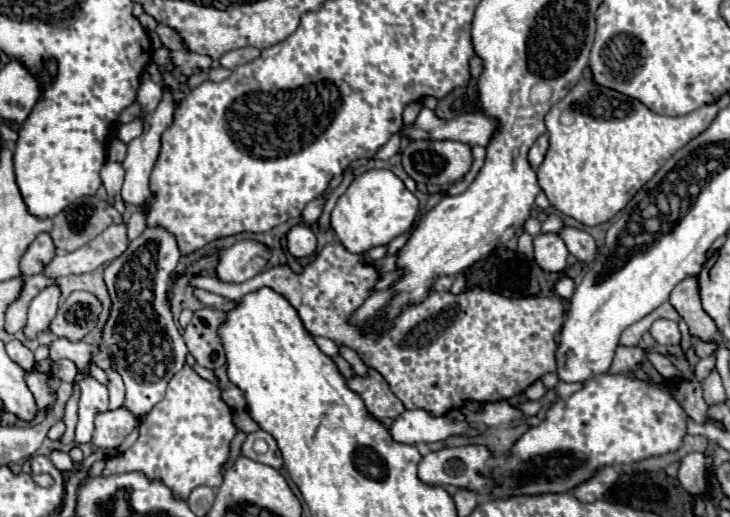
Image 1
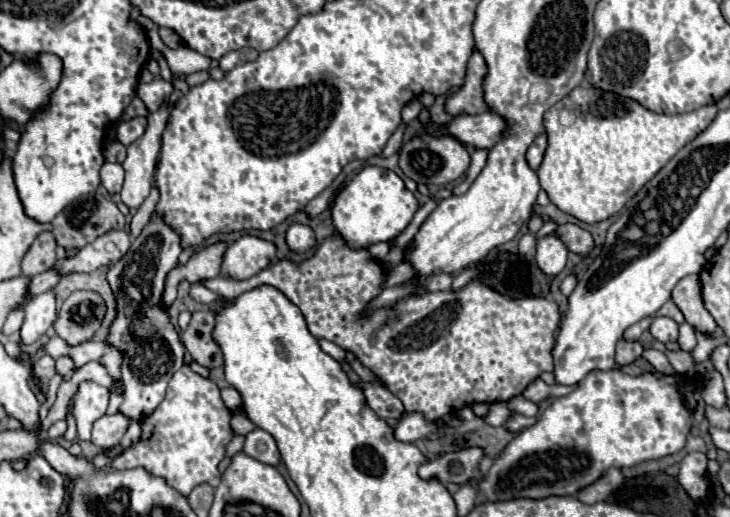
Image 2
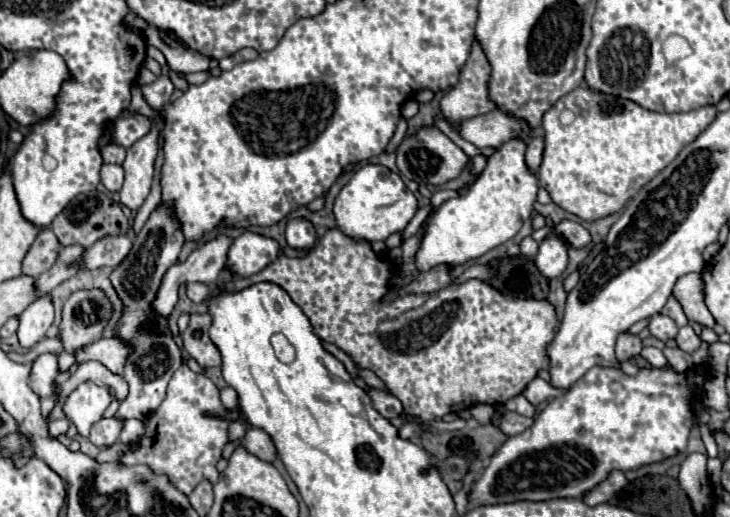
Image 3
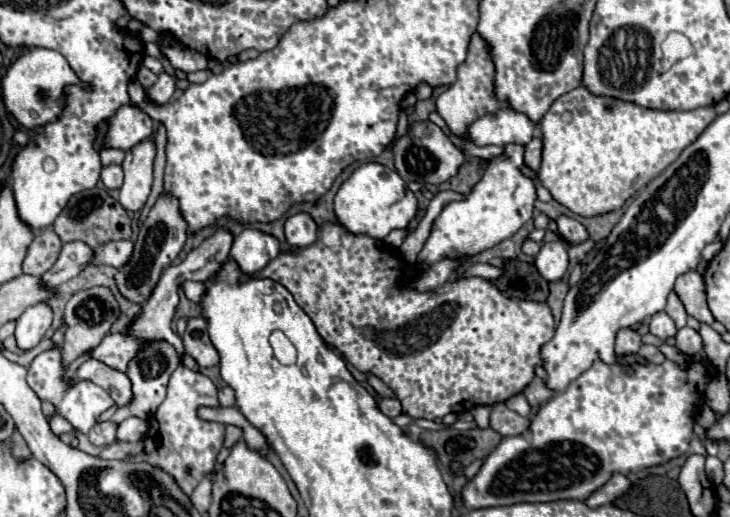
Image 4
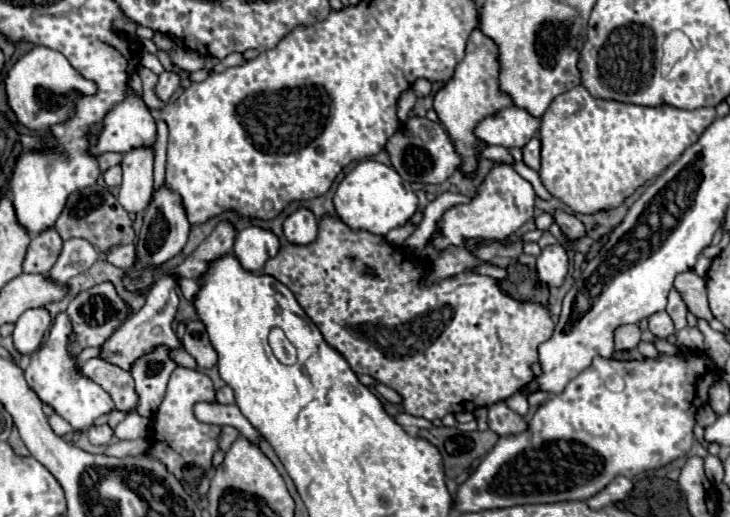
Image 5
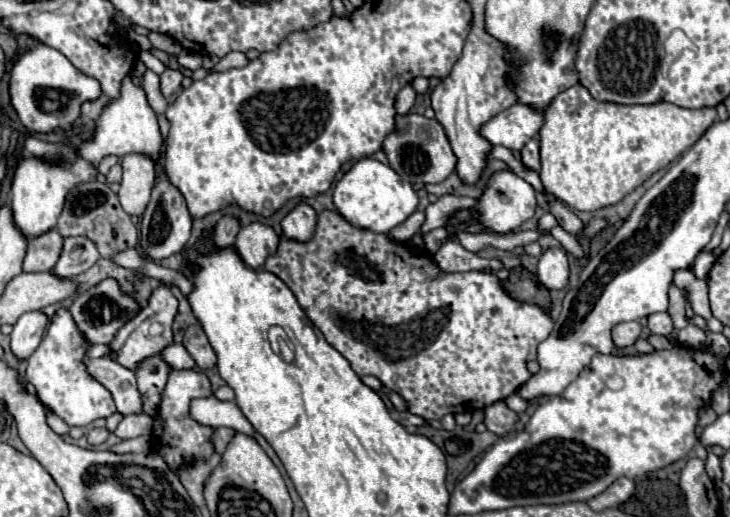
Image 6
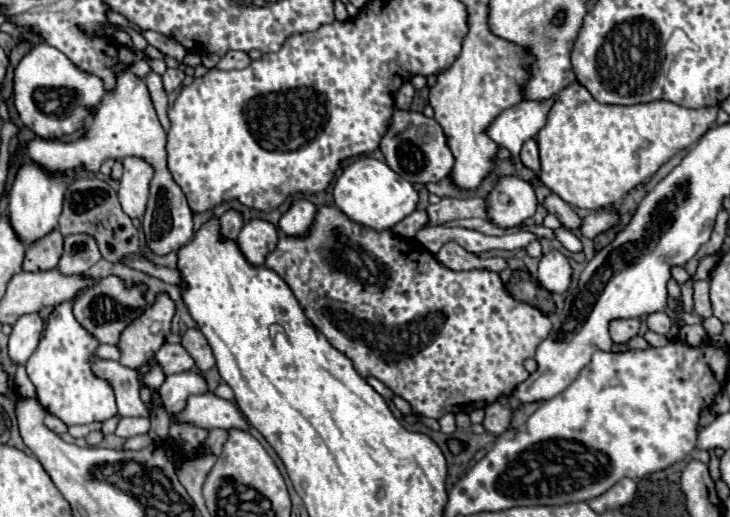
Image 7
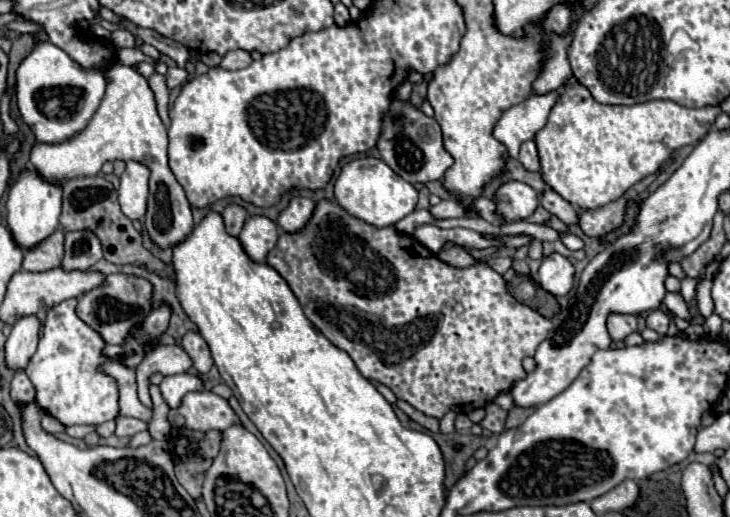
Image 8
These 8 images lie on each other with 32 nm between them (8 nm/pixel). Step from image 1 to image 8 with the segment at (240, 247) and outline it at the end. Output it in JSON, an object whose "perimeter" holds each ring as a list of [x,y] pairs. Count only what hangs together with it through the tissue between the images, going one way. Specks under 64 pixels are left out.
{"perimeter":[[[252,216],[246,220],[238,240],[250,260],[264,262],[268,252],[276,246],[278,226],[276,226],[276,222],[264,218],[264,216]]]}

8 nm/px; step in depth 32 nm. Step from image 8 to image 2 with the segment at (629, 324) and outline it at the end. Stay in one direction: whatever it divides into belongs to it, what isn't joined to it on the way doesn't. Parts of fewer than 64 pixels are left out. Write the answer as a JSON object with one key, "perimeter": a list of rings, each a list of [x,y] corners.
{"perimeter":[[[620,340],[618,346],[616,346],[616,366],[614,366],[614,370],[620,370],[628,364],[634,364],[634,360],[642,358],[642,352],[644,352],[644,348],[638,342]]]}

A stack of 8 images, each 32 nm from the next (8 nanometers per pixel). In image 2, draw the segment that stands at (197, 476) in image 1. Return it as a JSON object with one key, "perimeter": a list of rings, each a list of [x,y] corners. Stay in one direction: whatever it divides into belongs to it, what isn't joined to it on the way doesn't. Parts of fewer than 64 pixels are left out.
{"perimeter":[[[184,364],[170,380],[166,398],[142,420],[140,440],[110,462],[112,470],[144,468],[150,476],[162,476],[182,496],[188,496],[198,484],[220,484],[220,462],[226,458],[226,446],[234,436],[230,426],[232,412],[220,398],[220,388],[198,376]]]}

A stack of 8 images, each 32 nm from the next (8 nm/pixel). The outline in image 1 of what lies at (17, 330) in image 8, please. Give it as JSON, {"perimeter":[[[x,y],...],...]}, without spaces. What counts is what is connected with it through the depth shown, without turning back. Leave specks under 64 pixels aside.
{"perimeter":[[[50,284],[48,288],[44,288],[44,292],[40,292],[28,308],[28,324],[24,328],[28,338],[34,338],[38,332],[48,330],[50,320],[56,314],[58,308],[58,300],[60,300],[60,286],[58,284]]]}

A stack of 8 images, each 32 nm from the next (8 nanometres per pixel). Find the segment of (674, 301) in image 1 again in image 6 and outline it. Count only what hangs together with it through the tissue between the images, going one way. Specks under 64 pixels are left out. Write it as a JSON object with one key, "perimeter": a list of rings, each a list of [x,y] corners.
{"perimeter":[[[680,270],[674,274],[674,284],[686,294],[686,300],[690,302],[696,316],[702,316],[704,320],[712,318],[710,304],[708,304],[708,284],[706,280],[700,280],[690,270]]]}

